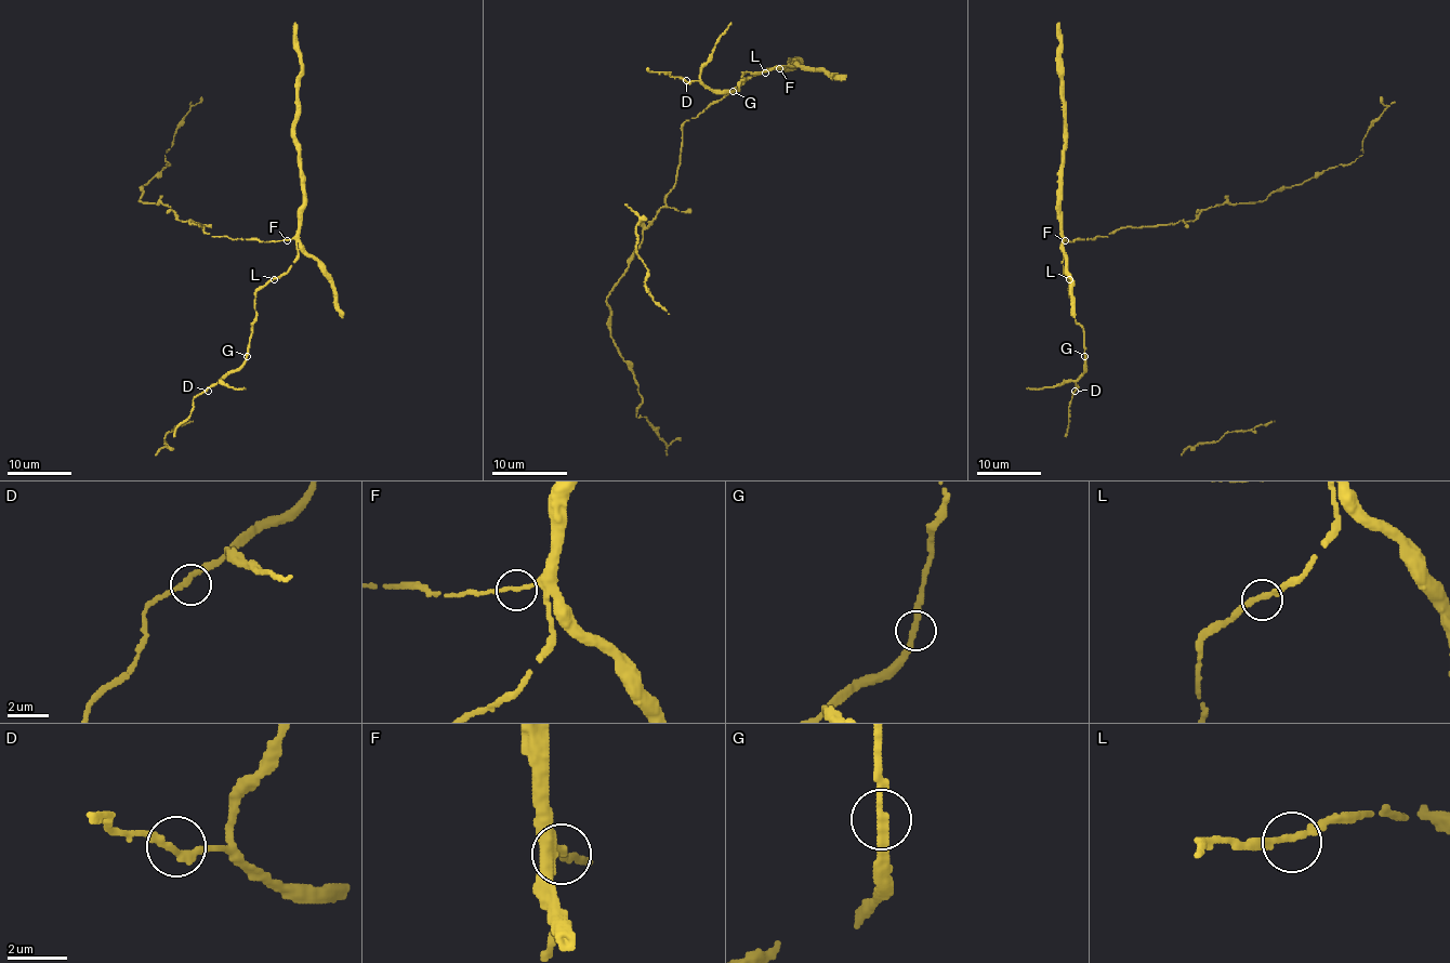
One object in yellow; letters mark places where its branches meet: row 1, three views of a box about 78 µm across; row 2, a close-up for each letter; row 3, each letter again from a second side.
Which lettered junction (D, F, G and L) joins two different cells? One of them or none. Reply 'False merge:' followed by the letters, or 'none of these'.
False merge: none of these

